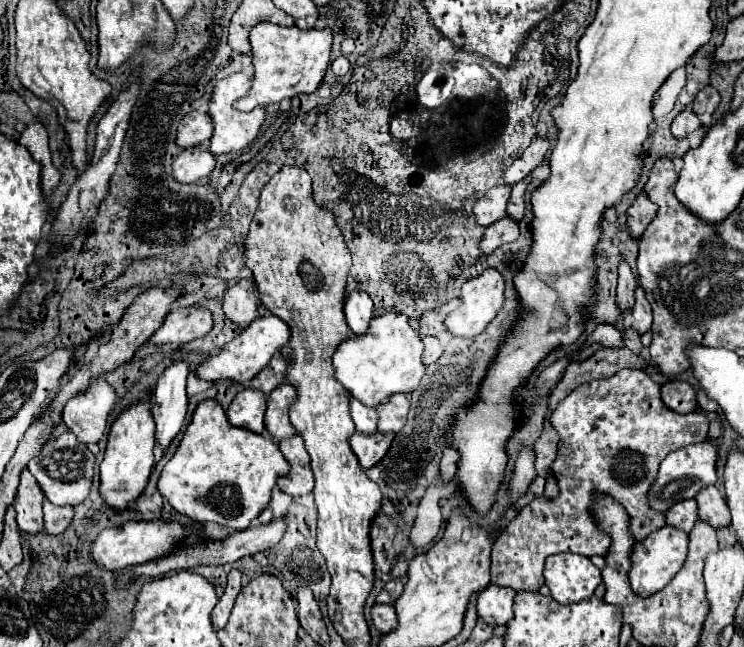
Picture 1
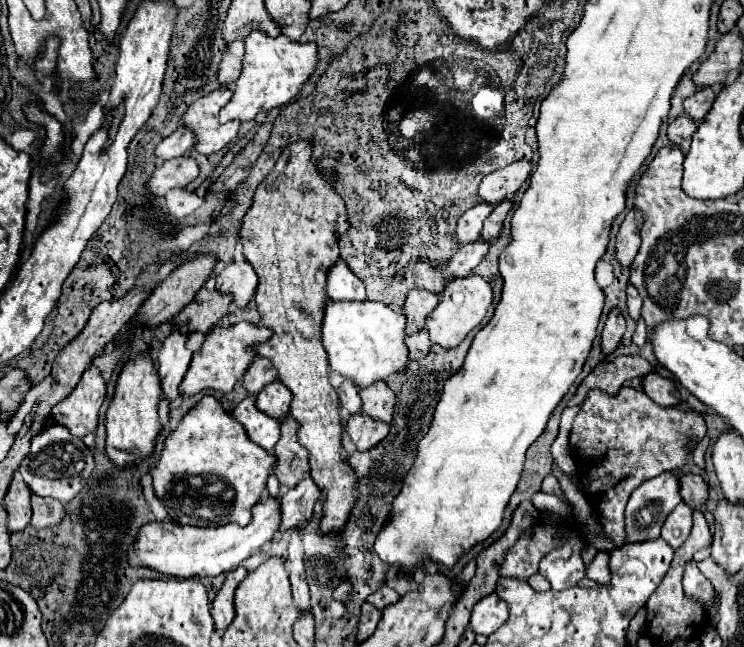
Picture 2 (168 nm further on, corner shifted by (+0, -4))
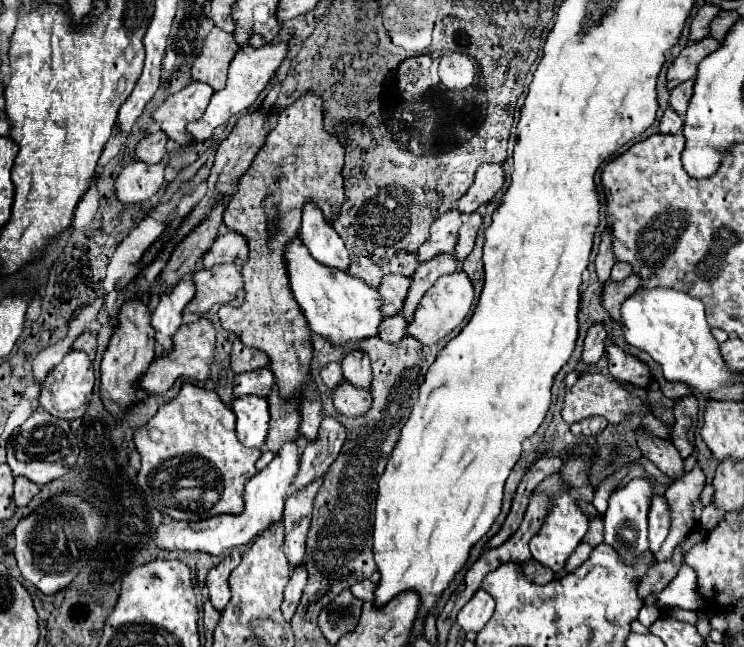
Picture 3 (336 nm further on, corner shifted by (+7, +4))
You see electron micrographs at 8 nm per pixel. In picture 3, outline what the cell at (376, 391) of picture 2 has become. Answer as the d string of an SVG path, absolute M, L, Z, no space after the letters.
M351 352L345 356L345 360L341 362L343 366L343 376L349 384L353 384L355 388L363 388L363 390L371 390L371 382L373 382L373 370L369 364L369 358L361 352Z

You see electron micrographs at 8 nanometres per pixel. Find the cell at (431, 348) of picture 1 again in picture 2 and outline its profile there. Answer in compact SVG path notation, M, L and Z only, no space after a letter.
M420 330L418 334L406 336L406 346L408 346L408 352L410 352L410 360L420 360L428 354L432 344L430 344L430 338L426 336L426 330Z

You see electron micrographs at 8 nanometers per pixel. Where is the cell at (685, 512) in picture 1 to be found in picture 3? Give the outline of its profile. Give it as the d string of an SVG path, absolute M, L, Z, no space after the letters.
M655 496L651 500L651 510L649 510L649 550L657 552L663 544L663 540L669 534L671 526L671 512L667 508L667 498L665 496Z

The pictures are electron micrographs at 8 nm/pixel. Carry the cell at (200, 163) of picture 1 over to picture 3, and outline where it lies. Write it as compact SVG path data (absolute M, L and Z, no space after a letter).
M137 160L125 166L115 182L117 198L125 204L149 200L163 186L165 168L167 168L165 160L161 160L159 164L151 164L151 166Z

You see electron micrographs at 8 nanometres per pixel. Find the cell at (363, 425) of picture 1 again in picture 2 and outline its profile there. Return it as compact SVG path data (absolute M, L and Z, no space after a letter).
M344 380L340 384L338 396L340 396L340 406L348 414L360 414L362 412L362 402L360 402L360 396L358 396L358 388L354 388L352 380Z

